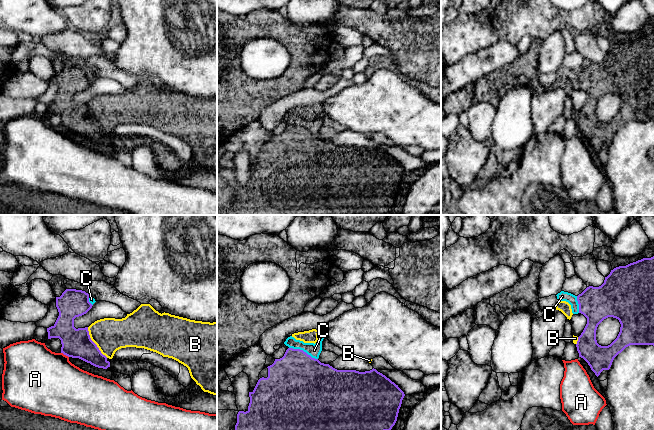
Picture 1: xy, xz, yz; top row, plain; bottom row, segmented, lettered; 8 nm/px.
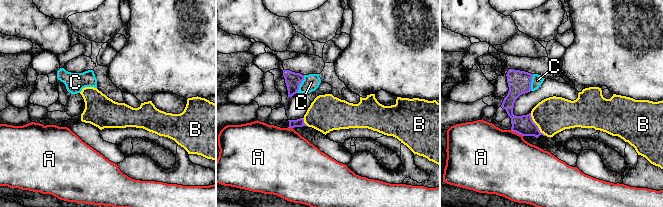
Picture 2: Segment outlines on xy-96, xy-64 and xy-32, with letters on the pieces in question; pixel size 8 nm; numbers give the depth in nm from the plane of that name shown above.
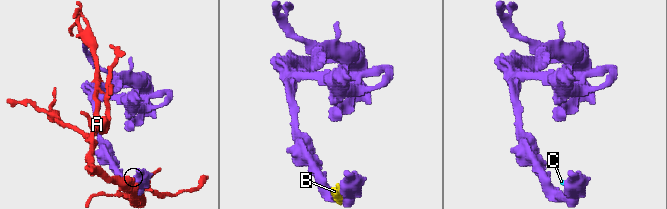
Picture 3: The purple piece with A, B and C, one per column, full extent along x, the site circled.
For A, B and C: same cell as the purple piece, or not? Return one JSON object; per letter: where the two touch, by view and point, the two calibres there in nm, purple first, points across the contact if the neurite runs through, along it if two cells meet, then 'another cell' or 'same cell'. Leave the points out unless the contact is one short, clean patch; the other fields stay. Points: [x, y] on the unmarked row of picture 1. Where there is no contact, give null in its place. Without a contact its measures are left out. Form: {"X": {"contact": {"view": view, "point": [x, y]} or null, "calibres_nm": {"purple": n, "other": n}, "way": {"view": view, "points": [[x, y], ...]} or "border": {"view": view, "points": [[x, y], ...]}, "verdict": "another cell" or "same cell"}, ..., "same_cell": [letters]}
{"A": {"contact": {"view": "xy", "point": [65, 130]}, "calibres_nm": {"purple": 240, "other": 460}, "verdict": "another cell"}, "B": {"contact": {"view": "xy", "point": [94, 119]}, "calibres_nm": {"purple": 240, "other": 280}, "verdict": "another cell"}, "C": {"contact": {"view": "xz", "point": [302, 126]}, "calibres_nm": {"purple": 440, "other": 110}, "border": {"view": "xz", "points": [[289, 123], [302, 125], [317, 135]]}, "verdict": "another cell"}, "same_cell": []}

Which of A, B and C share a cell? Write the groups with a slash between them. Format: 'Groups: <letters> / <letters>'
Groups: A / B C

